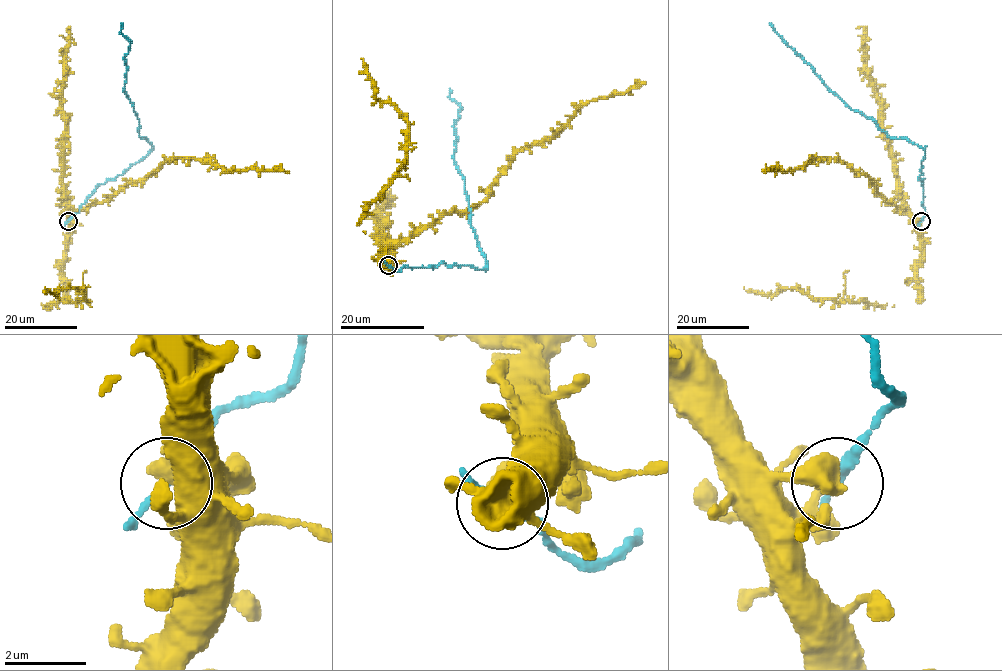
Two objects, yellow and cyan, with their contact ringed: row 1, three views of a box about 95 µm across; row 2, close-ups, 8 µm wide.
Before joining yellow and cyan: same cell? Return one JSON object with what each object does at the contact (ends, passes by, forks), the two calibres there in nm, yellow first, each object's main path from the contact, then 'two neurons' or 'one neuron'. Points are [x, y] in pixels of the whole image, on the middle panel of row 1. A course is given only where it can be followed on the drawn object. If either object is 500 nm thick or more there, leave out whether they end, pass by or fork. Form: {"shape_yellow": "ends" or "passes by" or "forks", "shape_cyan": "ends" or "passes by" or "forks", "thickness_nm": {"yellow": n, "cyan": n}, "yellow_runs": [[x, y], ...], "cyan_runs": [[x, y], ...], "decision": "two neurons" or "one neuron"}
{"shape_yellow": "forks", "shape_cyan": "passes by", "thickness_nm": {"yellow": 280, "cyan": 200}, "yellow_runs": [[388, 264], [395, 245], [445, 215], [476, 208], [514, 155], [551, 139], [584, 104], [627, 93], [645, 82]], "cyan_runs": [[388, 264], [394, 271], [442, 262], [486, 267], [453, 159], [460, 106], [449, 89]], "decision": "two neurons"}

